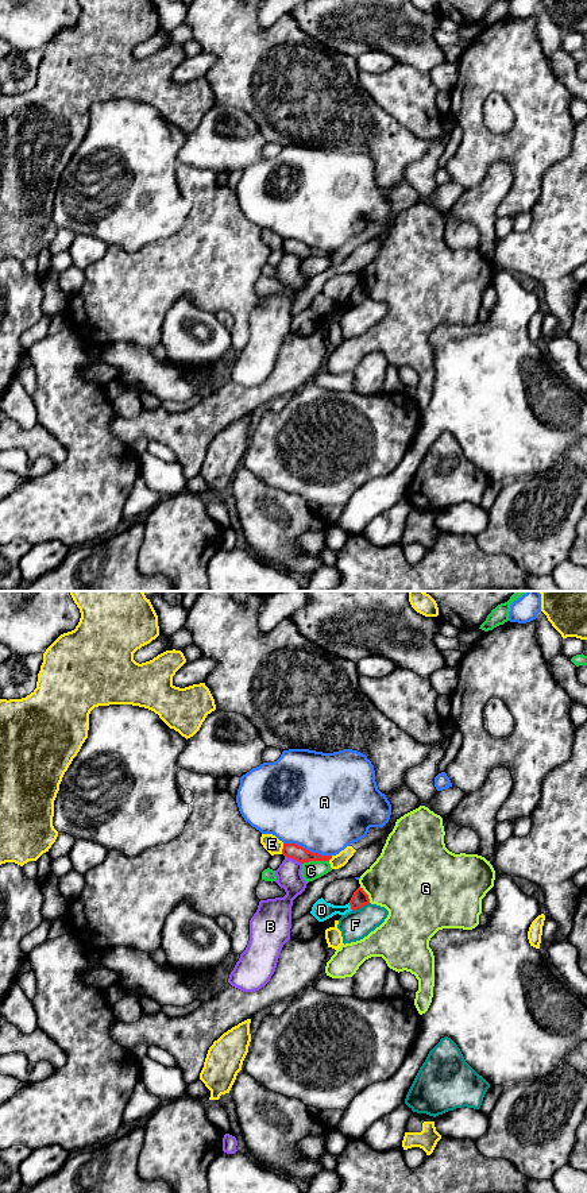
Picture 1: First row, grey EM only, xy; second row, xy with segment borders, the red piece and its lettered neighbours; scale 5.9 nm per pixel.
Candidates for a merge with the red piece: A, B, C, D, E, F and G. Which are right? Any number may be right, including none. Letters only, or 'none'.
none

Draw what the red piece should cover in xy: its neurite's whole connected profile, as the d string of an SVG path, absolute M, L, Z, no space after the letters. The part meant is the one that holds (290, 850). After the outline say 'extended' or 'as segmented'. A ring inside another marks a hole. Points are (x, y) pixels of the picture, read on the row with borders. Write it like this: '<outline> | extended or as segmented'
M283 843L282 854L301 864L309 862L309 861L329 861L332 858L332 856L321 856L318 853L312 853L296 843Z | as segmented

